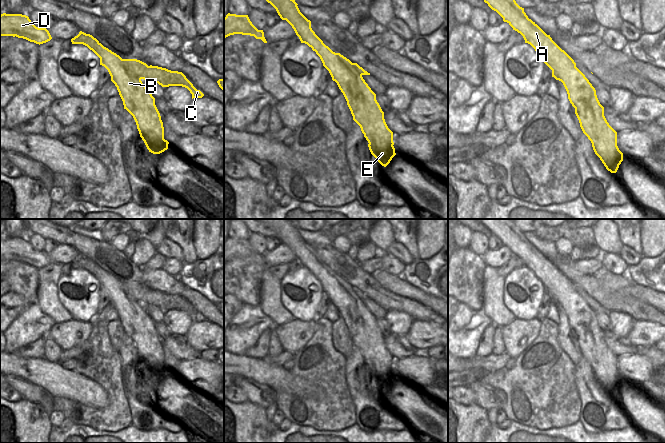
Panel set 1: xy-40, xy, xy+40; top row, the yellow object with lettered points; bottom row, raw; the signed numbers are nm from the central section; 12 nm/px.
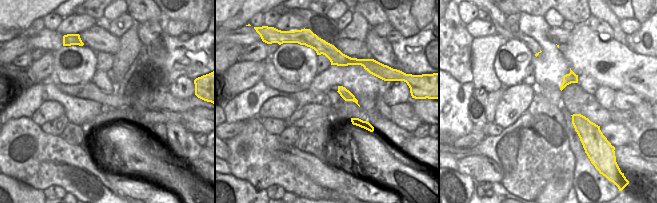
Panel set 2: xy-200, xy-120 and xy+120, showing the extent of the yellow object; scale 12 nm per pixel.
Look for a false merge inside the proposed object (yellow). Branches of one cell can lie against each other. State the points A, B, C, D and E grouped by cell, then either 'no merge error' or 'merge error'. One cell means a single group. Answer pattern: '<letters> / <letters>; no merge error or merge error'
A B E / C D; merge error

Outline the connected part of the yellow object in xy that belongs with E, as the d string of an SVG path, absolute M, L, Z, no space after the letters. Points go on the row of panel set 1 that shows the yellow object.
M355 71L337 83L343 93L353 120L360 126L368 141L371 154L384 167L396 155L393 132L388 128L384 112L362 75Z

